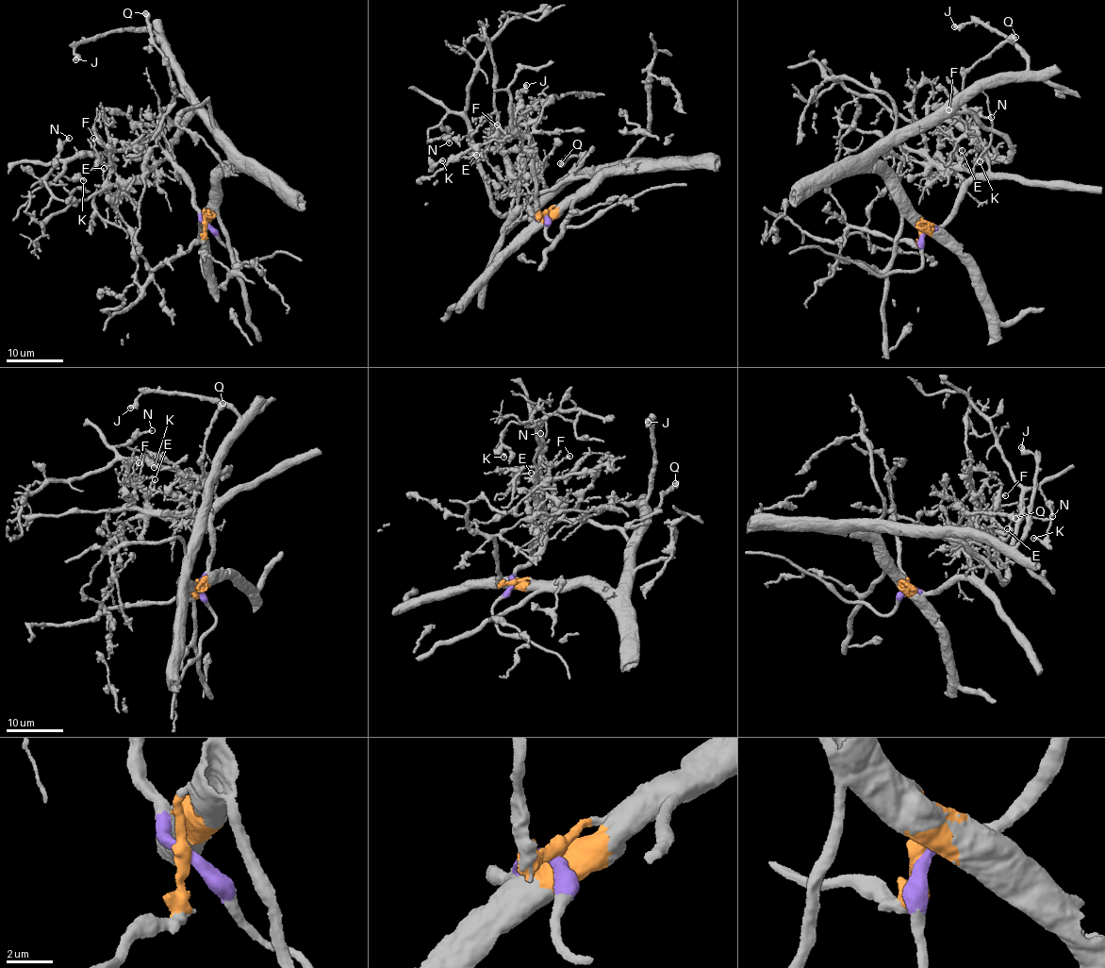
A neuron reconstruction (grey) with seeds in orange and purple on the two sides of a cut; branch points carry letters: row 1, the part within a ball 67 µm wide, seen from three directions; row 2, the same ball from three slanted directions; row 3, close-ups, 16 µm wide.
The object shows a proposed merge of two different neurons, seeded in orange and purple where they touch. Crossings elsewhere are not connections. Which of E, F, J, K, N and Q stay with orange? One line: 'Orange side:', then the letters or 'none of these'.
Orange side: J, K, N, Q

